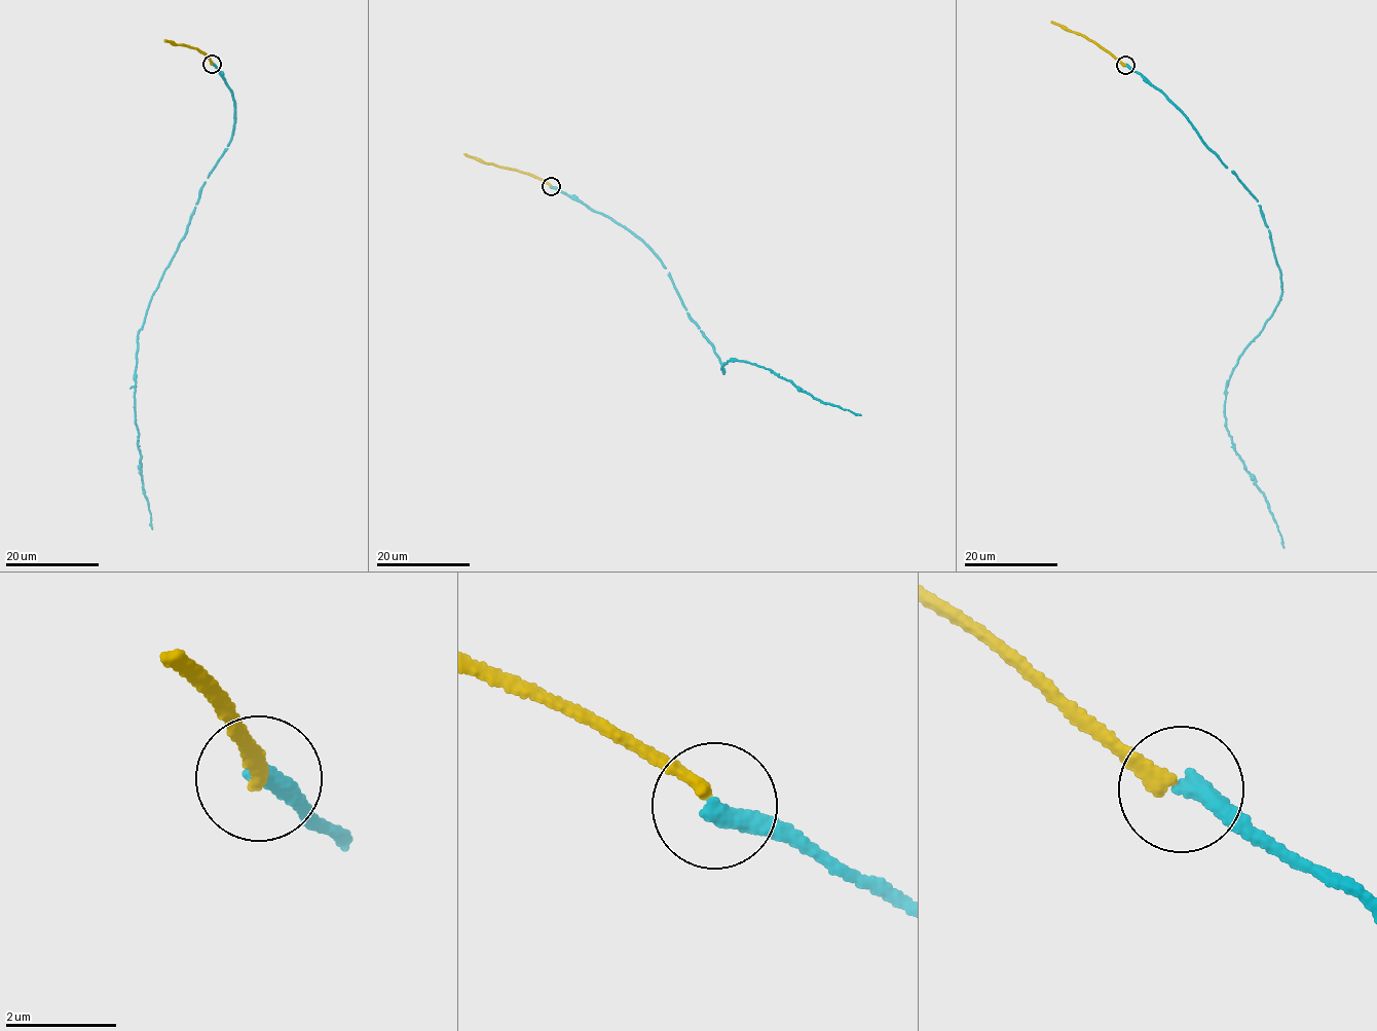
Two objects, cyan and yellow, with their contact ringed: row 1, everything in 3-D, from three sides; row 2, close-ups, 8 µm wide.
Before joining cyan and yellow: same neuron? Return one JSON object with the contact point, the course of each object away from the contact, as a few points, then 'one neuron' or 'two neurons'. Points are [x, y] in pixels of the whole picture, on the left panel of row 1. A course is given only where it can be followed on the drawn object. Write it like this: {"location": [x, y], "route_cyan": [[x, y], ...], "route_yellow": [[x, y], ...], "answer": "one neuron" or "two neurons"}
{"location": [212, 64], "route_cyan": [[212, 63], [232, 98], [232, 137], [205, 183], [138, 336], [135, 424], [152, 528]], "route_yellow": [[212, 64], [197, 48], [164, 40]], "answer": "two neurons"}

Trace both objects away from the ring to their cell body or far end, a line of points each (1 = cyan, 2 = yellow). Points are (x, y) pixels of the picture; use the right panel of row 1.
1: (1125, 65), (1182, 112), (1269, 230), (1282, 294), (1224, 400), (1234, 451), (1284, 547)
2: (1125, 65), (1095, 43), (1051, 22)

